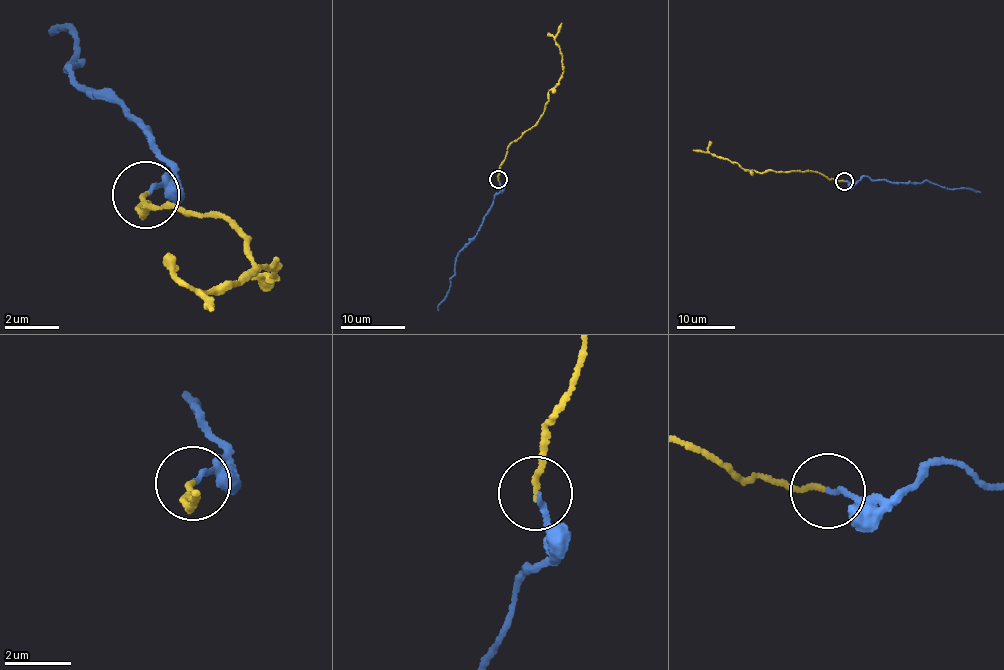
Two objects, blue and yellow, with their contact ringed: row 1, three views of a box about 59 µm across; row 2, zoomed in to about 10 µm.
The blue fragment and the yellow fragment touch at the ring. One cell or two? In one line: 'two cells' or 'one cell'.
one cell

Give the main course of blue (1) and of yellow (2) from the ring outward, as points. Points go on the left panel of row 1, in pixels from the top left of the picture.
1: (147, 196), (173, 176), (152, 129), (67, 72), (79, 36), (73, 24), (53, 35), (58, 27)
2: (147, 196), (138, 217), (143, 206), (219, 216), (248, 235), (247, 278), (275, 263), (203, 290), (211, 310)

